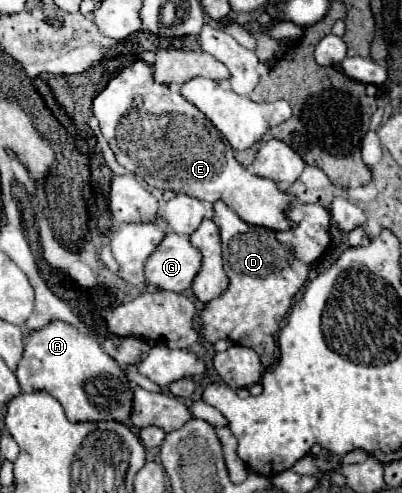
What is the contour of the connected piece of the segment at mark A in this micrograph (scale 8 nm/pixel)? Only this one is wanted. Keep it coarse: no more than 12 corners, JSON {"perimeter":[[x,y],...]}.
{"perimeter":[[69,323],[25,331],[21,391],[69,421],[131,415],[125,371]]}

